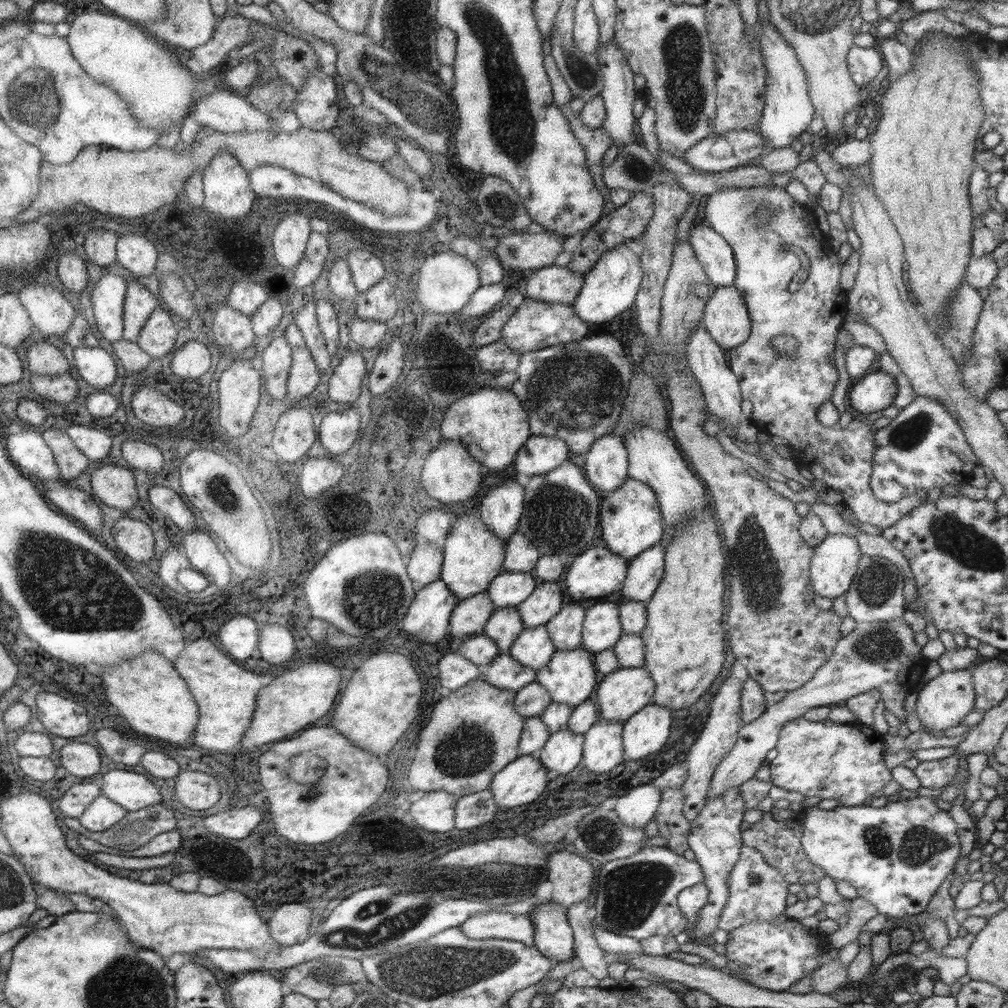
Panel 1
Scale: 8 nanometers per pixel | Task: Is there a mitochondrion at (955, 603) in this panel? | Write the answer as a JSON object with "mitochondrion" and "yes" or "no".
{"mitochondrion":"no"}

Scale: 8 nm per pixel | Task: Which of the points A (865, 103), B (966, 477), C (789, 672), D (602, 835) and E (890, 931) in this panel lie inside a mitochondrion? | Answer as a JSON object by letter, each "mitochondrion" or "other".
{"A":"other","B":"other","C":"other","D":"mitochondrion","E":"other"}

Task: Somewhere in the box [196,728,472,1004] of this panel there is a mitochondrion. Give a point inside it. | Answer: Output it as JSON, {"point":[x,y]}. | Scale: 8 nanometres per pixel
{"point":[403,908]}

